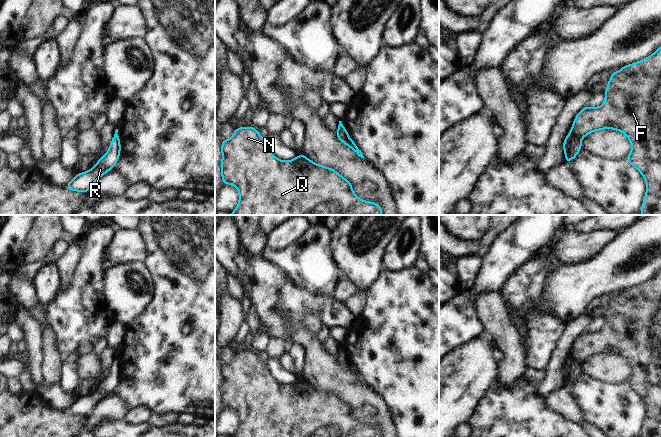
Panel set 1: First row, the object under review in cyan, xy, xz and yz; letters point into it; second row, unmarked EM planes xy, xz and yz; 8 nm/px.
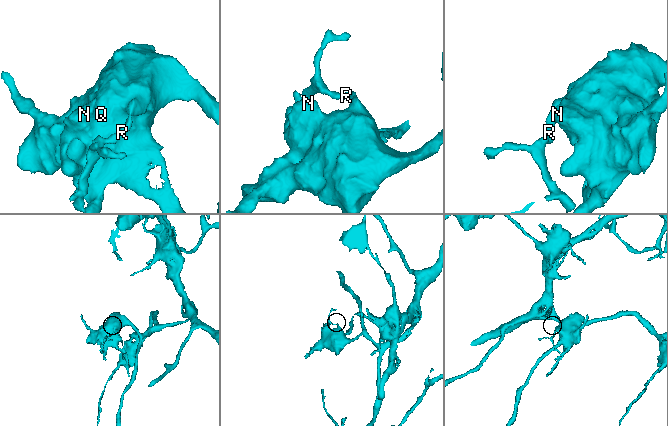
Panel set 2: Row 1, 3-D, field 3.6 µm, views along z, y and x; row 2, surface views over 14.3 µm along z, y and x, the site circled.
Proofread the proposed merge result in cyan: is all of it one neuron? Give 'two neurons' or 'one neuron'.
two neurons

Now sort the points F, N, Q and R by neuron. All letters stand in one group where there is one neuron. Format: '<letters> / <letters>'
F N Q / R

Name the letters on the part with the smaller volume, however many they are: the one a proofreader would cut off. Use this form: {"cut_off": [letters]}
{"cut_off": ["R"]}

